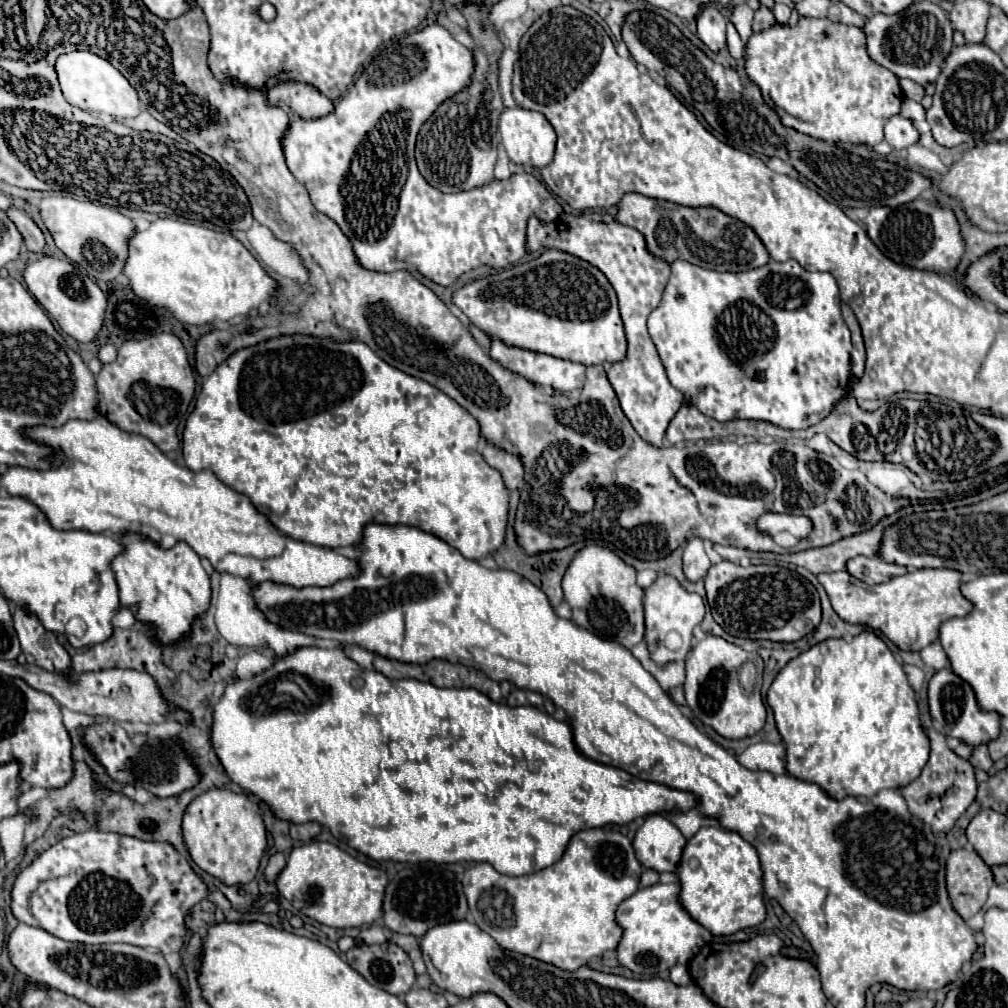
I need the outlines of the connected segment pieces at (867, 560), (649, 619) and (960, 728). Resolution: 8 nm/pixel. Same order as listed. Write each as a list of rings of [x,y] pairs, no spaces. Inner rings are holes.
[[[855,556],[845,564],[845,570],[865,584],[881,584],[907,572],[905,568],[889,564],[877,556]]]
[[[661,574],[647,590],[645,590],[645,640],[649,646],[651,660],[657,664],[683,660],[691,648],[691,636],[693,628],[703,620],[705,616],[705,604],[699,594],[687,592],[673,576]],[[669,632],[677,632],[681,636],[681,648],[669,650],[665,644],[665,638]]]
[[[949,666],[935,672],[935,676],[929,680],[929,710],[939,732],[943,732],[945,736],[961,738],[969,746],[979,746],[999,736],[1001,716],[997,712],[981,710],[975,700],[973,688],[963,678],[959,678]]]

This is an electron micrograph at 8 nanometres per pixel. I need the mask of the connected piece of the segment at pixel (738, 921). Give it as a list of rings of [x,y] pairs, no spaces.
[[[701,828],[683,850],[683,860],[677,870],[681,878],[681,904],[687,908],[693,920],[703,924],[713,936],[729,936],[737,930],[759,926],[765,916],[767,908],[763,902],[763,870],[759,862],[759,854],[753,844],[741,838],[737,832],[721,830],[721,828]]]

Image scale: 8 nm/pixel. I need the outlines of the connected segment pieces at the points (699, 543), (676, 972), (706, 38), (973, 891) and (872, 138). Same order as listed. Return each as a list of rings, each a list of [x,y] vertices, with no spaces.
[[[699,536],[689,538],[687,546],[685,546],[685,552],[683,552],[683,572],[685,572],[687,580],[697,582],[697,580],[705,578],[709,566],[711,566],[711,562],[707,558],[703,540]]]
[[[675,965],[669,974],[669,979],[677,985],[688,985],[692,982],[691,976],[689,977],[689,970],[687,972],[687,966]]]
[[[705,6],[699,12],[699,16],[697,16],[697,36],[701,38],[701,42],[709,50],[721,52],[727,46],[725,24],[727,24],[727,18],[721,14],[721,10],[717,6]]]
[[[959,848],[947,858],[947,892],[953,908],[965,920],[983,910],[993,884],[991,868],[975,850]]]
[[[799,18],[797,26],[775,24],[765,32],[757,32],[747,42],[747,76],[761,88],[765,100],[781,114],[783,124],[791,126],[803,134],[809,134],[827,142],[863,142],[877,144],[883,140],[885,122],[899,114],[903,92],[899,88],[897,76],[879,68],[869,60],[865,50],[863,30],[857,26],[845,26],[831,22],[827,18]]]

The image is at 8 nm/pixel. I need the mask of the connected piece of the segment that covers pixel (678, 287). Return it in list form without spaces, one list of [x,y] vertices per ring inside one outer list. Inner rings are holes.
[[[675,260],[671,264],[671,276],[669,282],[665,286],[663,292],[663,300],[659,304],[659,308],[655,308],[647,320],[649,326],[649,334],[657,346],[657,352],[663,360],[665,372],[669,376],[669,382],[683,392],[683,396],[695,404],[705,416],[711,416],[719,422],[727,422],[727,420],[765,420],[771,422],[779,428],[785,430],[805,430],[813,424],[817,424],[819,420],[823,420],[825,416],[831,414],[833,406],[845,396],[845,384],[849,386],[849,378],[851,378],[851,358],[849,352],[852,350],[851,333],[843,316],[841,316],[841,300],[839,300],[839,290],[837,284],[833,280],[831,274],[827,272],[807,272],[803,266],[799,266],[795,260],[787,260],[787,262],[775,262],[771,260],[769,264],[765,264],[763,268],[755,268],[755,270],[747,270],[747,272],[715,272],[715,270],[705,270],[699,266],[693,266],[689,262],[683,260]],[[779,274],[781,278],[787,278],[791,282],[791,290],[795,290],[795,306],[791,306],[791,310],[787,308],[779,308],[771,302],[771,292],[769,292],[769,276]]]

